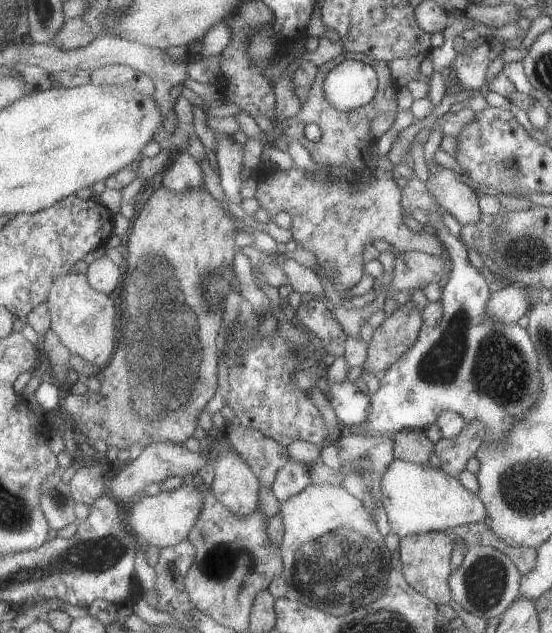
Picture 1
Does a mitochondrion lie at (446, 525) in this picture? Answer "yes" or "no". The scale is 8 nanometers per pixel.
no

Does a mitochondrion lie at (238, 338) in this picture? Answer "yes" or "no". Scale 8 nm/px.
yes

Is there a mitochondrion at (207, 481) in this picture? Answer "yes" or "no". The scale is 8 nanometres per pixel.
no

